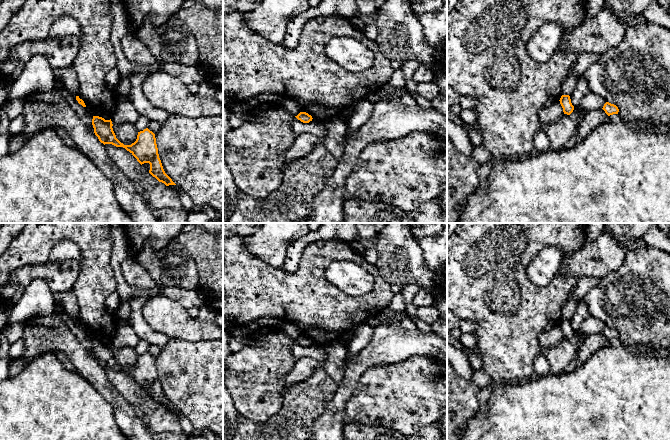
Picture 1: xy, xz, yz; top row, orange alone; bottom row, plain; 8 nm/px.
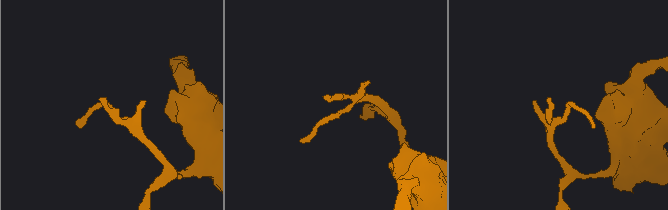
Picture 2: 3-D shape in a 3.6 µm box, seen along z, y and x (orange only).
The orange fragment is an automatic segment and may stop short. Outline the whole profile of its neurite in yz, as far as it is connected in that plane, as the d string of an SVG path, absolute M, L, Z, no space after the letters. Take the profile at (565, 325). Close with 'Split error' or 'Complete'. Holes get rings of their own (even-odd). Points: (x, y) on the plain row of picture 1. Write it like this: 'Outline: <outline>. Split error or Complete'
Outline: M562 319L559 325L563 332L564 338L570 339L574 334L574 330L571 327L570 320Z. Complete

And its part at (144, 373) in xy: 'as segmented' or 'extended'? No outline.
as segmented

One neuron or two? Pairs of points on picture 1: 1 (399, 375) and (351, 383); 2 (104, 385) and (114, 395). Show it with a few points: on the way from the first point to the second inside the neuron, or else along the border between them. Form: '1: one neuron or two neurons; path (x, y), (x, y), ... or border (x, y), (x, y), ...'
1: two neurons; border (374, 366), (361, 375), (346, 403)
2: one neuron; path (106, 387), (112, 393)

